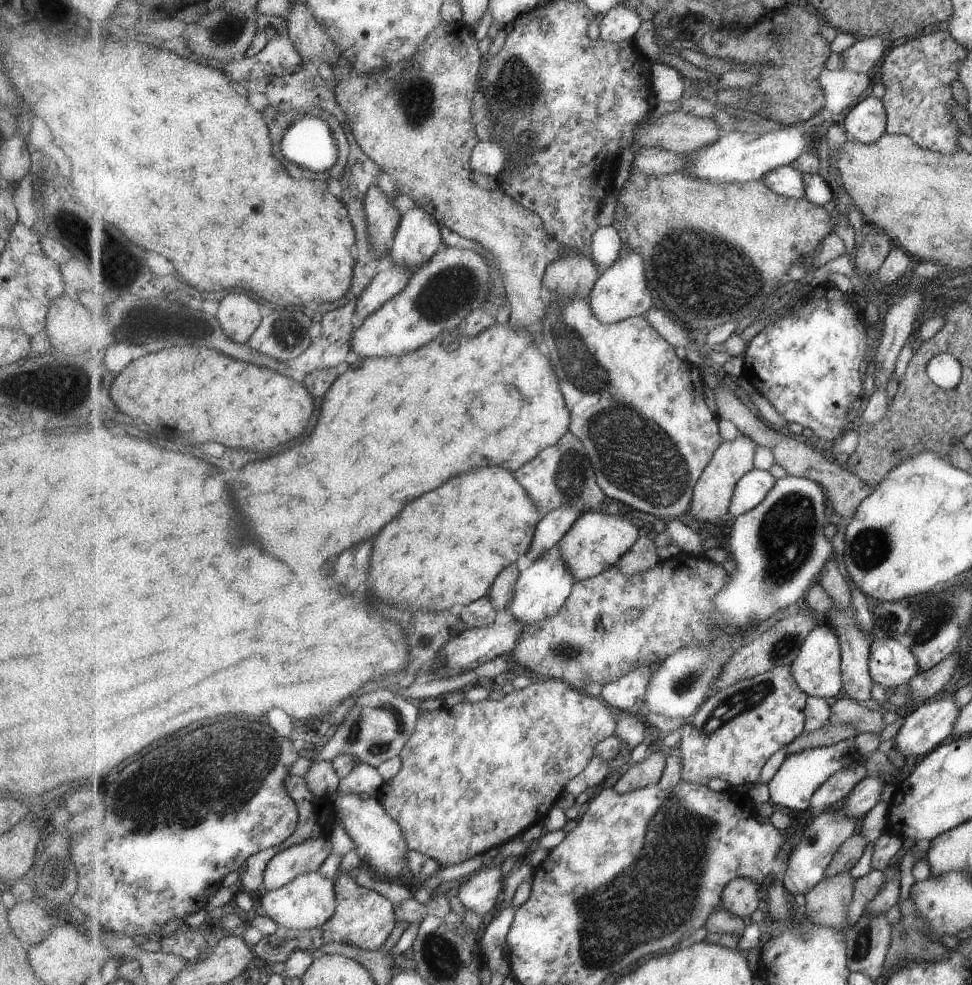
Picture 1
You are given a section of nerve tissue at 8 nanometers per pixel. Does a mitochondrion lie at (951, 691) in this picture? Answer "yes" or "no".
no

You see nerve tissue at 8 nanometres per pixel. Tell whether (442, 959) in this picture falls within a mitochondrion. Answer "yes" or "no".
yes

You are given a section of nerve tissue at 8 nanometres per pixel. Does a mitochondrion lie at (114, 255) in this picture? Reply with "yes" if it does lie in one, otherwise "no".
yes

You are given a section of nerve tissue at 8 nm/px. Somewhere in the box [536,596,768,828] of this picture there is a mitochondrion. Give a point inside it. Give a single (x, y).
(563, 651)

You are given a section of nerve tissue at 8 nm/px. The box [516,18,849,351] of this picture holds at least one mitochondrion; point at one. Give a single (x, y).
(706, 274)

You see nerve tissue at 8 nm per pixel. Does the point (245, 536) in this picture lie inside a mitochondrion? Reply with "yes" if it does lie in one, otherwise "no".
no

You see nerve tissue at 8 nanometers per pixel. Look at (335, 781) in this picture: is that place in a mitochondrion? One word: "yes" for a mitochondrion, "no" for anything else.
no

